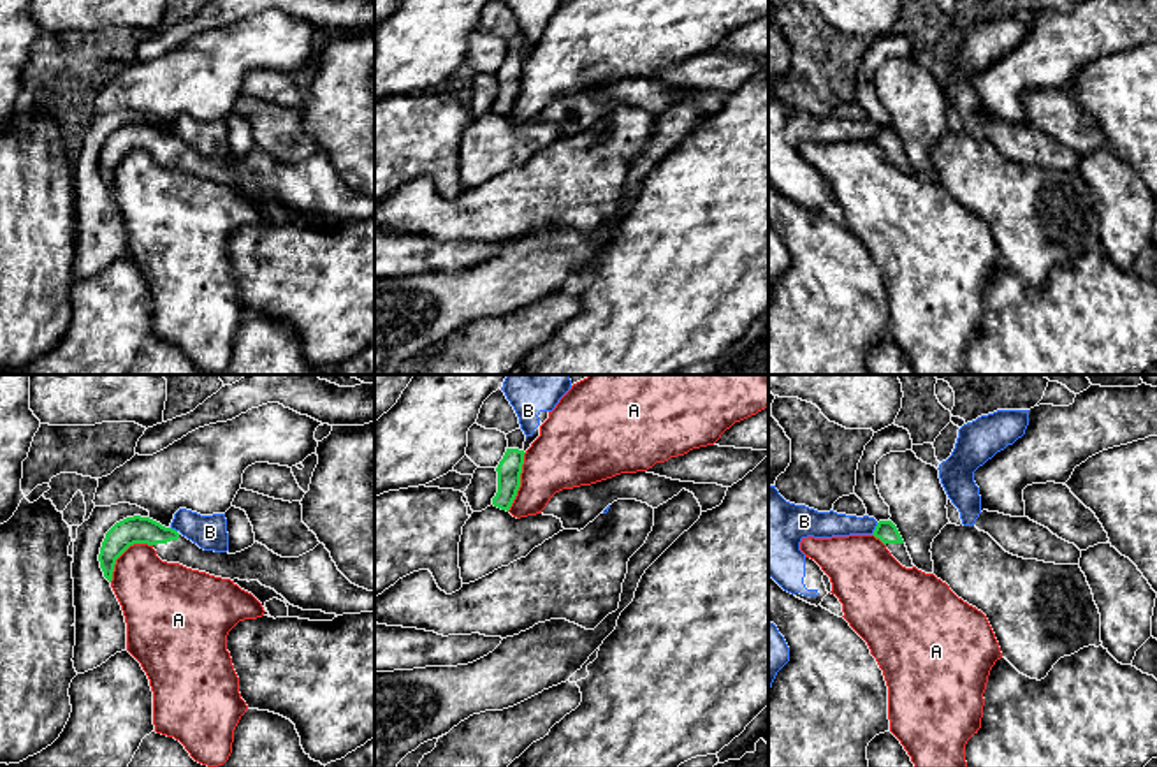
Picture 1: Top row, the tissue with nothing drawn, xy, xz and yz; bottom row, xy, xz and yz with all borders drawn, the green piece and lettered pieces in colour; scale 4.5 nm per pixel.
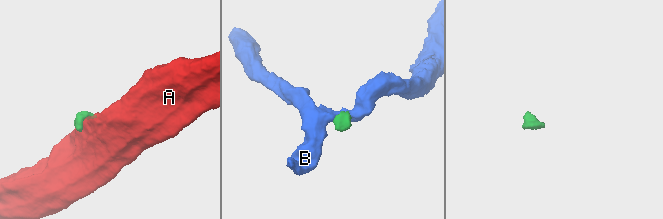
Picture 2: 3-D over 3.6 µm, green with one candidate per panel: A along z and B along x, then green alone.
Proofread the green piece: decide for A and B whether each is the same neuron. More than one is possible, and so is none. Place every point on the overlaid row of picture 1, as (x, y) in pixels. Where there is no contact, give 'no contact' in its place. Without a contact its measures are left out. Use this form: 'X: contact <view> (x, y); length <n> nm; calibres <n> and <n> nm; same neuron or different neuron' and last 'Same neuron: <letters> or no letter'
A: contact xz (519, 482); length 280 nm; calibres 110 and 300 nm; different neuron
B: contact yz (876, 528); length 70 nm; calibres 100 and 130 nm; different neuron
Same neuron: no letter

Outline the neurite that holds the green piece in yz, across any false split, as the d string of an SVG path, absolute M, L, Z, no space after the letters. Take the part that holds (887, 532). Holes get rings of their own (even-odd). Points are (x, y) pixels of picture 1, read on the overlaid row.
M879 521L872 535L886 545L902 566L914 566L900 533L891 521Z

